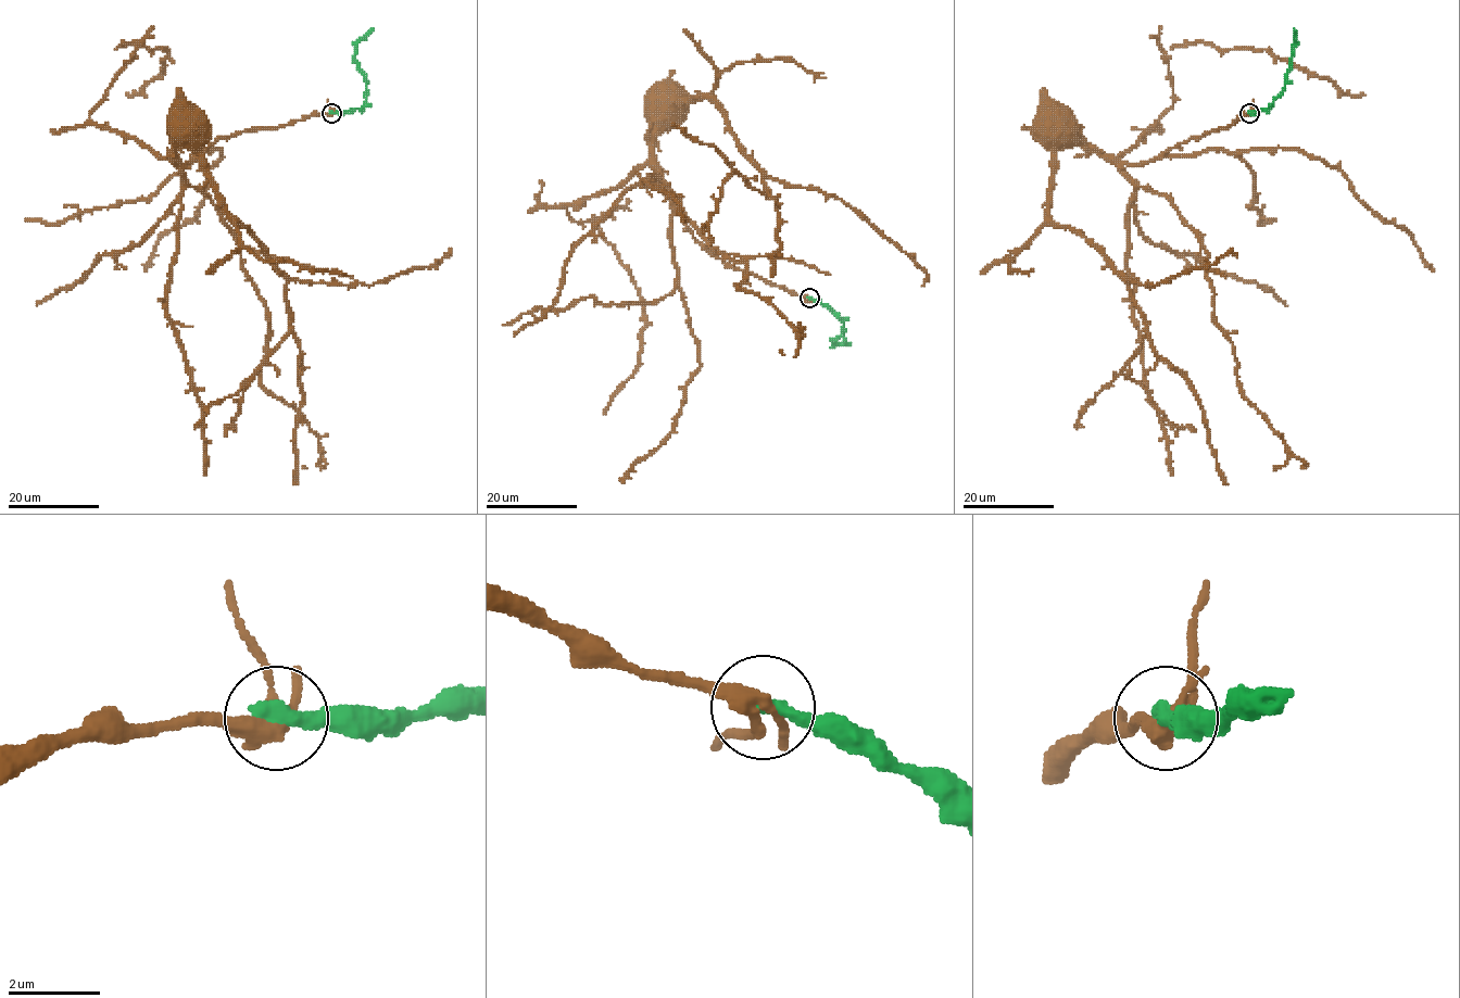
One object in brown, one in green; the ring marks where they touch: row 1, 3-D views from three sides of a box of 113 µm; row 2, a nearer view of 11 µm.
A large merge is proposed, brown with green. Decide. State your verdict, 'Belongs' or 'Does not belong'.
Belongs

